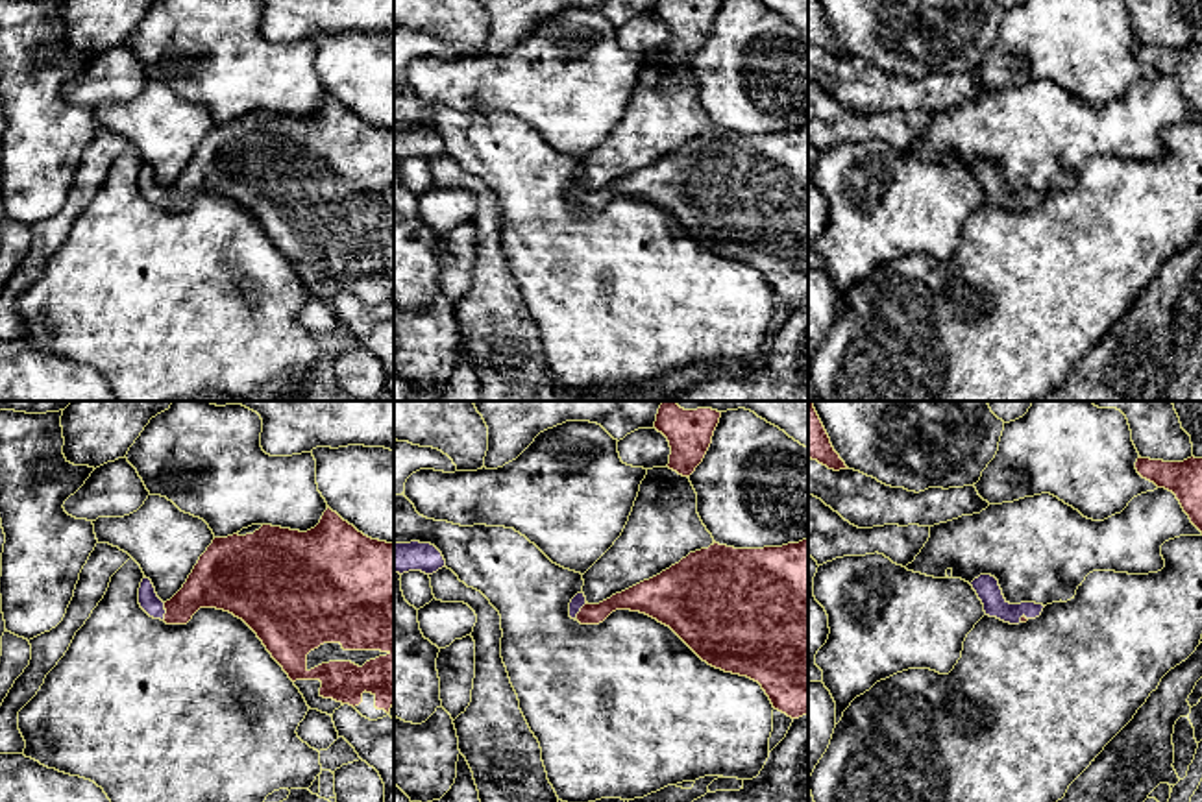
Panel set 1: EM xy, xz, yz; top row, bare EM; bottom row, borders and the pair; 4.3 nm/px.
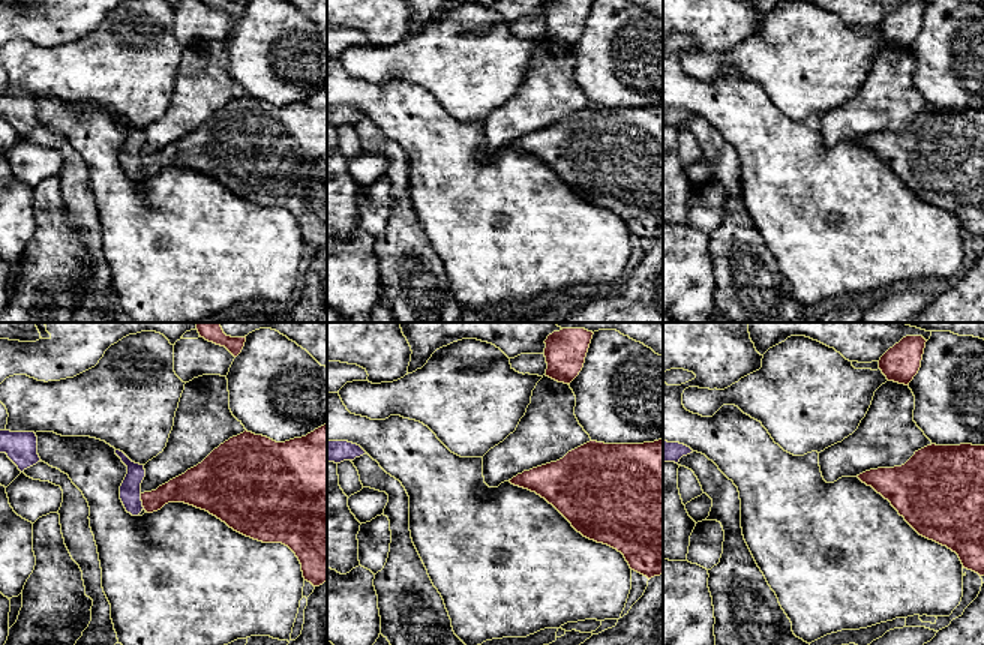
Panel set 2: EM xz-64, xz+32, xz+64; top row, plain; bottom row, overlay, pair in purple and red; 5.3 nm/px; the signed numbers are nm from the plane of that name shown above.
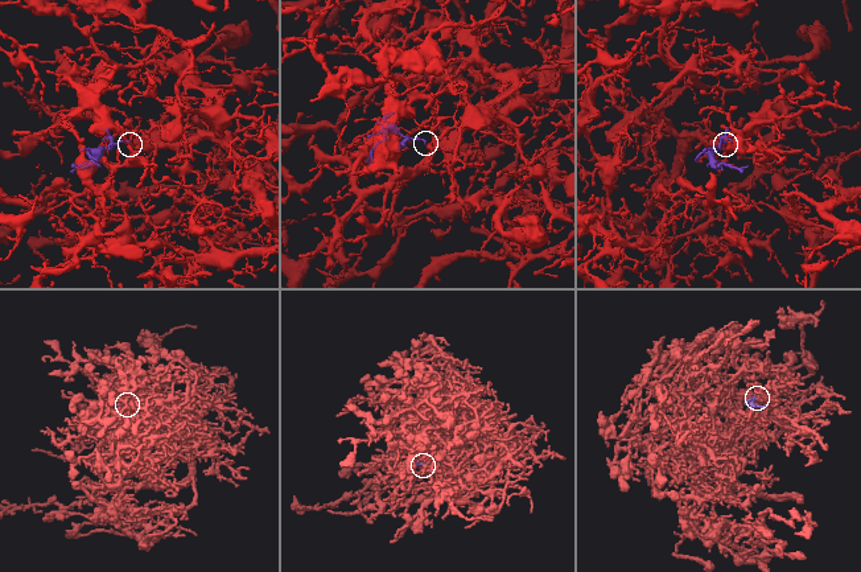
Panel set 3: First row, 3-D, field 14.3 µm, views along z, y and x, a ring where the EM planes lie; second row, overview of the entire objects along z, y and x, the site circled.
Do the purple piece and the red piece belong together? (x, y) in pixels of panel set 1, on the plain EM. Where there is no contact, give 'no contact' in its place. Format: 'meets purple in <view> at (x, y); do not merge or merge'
meets purple in xy at (165, 198); merge

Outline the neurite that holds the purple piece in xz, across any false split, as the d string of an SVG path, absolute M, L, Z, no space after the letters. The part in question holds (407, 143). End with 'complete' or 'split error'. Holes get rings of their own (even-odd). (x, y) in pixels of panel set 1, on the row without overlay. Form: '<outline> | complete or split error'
M394 128L394 157L403 161L409 157L422 157L433 161L446 153L442 139L431 129L396 129Z | complete

